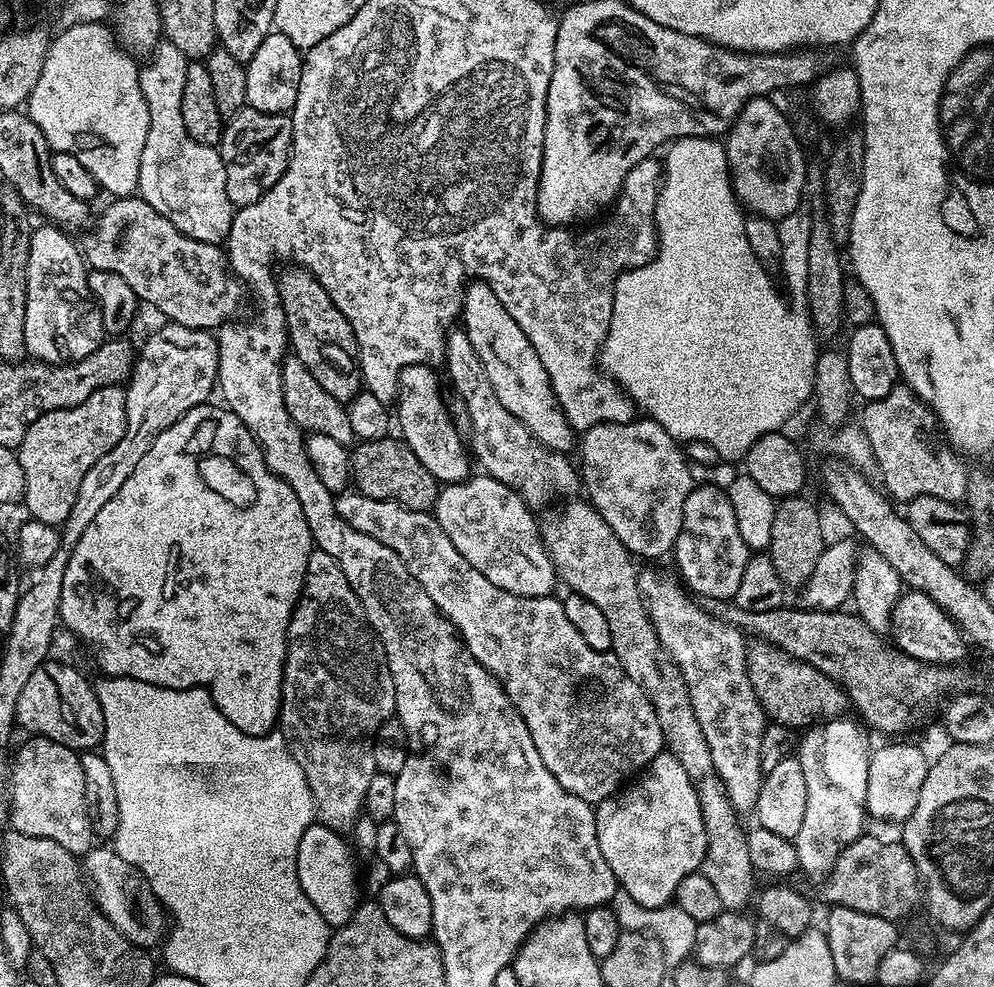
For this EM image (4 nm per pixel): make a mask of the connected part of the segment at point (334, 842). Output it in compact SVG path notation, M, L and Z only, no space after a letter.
M312 823L302 834L302 842L298 842L296 859L298 882L306 898L310 898L314 910L318 910L333 929L341 928L352 919L361 899L360 884L356 881L356 860L348 849L349 841L344 841L336 832L339 831L327 823Z

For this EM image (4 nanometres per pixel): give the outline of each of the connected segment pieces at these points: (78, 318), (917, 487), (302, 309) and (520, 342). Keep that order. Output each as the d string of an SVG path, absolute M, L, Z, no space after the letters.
M56 226L46 227L37 227L30 242L26 346L29 357L46 364L73 364L94 354L104 343L106 333L100 309L96 301L88 297L89 269L81 249L72 245L67 231Z
M894 387L886 398L869 400L863 407L862 427L872 447L875 467L880 467L880 476L884 479L883 491L893 501L907 502L919 496L953 502L965 499L965 461L947 439L938 434L935 412L918 398L914 389Z
M288 266L284 273L279 273L278 287L280 305L288 323L288 342L290 352L295 359L310 370L330 394L342 405L358 395L362 390L362 373L360 371L360 348L356 344L356 335L342 310L334 306L330 294L306 269L299 266Z
M473 280L465 287L464 306L462 309L462 329L469 336L470 343L474 346L475 353L481 358L483 368L485 368L490 383L494 386L494 391L498 394L498 399L510 410L519 422L525 424L526 430L530 432L544 447L552 451L565 454L571 453L577 447L578 433L570 426L566 414L560 408L560 399L554 394L552 383L548 377L546 366L542 366L542 358L534 350L530 338L522 334L522 326L510 318L510 310L498 302L498 294L490 290L490 286L484 280Z

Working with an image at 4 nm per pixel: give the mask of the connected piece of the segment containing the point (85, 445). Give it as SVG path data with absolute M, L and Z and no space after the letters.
M120 386L99 388L78 406L42 414L42 418L38 418L38 422L34 422L30 430L26 430L26 438L22 438L18 445L22 474L26 474L26 494L22 504L23 507L28 507L27 515L43 524L63 525L70 514L70 506L74 506L74 498L78 498L78 486L81 485L86 470L90 470L90 466L94 466L94 462L98 462L102 454L107 454L112 447L118 446L118 438L122 438L125 430L126 394Z

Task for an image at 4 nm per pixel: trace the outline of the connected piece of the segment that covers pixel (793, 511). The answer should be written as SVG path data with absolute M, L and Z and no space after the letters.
M807 495L785 496L779 501L776 513L772 516L772 529L768 532L767 555L772 557L774 568L782 583L789 589L799 589L818 566L818 558L824 553L824 524L820 512L807 500Z

